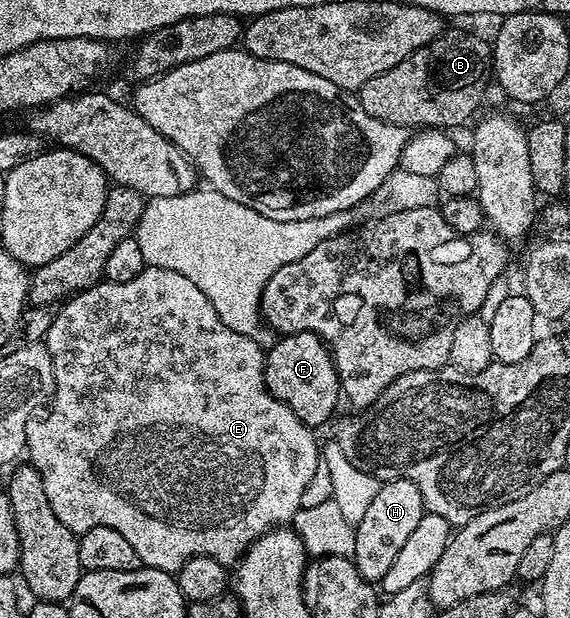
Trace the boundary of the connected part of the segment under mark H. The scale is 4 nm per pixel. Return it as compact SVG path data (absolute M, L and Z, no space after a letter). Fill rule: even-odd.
M408 479L381 482L367 514L355 526L355 550L351 558L362 578L371 583L381 582L424 513L423 497L416 483Z

